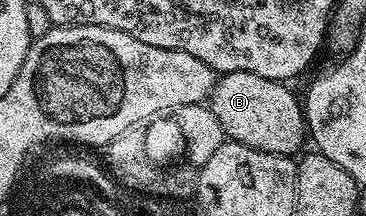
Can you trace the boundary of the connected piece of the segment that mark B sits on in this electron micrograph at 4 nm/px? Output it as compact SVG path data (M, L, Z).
M247 71L222 73L207 104L228 140L287 157L296 154L296 149L307 141L302 102L289 88L286 82L263 79L263 75L251 75Z

